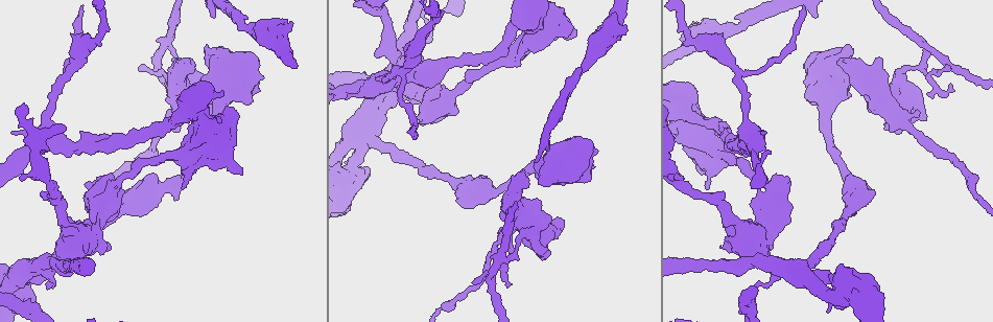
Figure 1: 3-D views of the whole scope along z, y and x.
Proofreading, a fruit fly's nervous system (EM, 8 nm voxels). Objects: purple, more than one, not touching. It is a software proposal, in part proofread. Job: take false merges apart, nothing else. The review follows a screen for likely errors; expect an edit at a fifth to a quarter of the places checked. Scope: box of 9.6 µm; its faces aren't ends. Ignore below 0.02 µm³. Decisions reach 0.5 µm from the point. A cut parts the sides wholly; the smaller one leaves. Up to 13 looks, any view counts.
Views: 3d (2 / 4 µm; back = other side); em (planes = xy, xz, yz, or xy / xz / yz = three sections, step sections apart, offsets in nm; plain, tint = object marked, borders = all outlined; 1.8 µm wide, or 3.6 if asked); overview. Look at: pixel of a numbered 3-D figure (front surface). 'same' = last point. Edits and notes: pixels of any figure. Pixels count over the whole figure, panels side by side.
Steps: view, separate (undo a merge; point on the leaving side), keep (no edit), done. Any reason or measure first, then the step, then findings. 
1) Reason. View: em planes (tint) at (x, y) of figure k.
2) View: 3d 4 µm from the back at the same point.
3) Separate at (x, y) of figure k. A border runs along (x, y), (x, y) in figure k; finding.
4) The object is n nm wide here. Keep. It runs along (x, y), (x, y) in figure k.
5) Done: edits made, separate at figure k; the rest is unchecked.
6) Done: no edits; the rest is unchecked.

Narrows sharply. View: em planes (tint) at (577, 77) of figure 1.

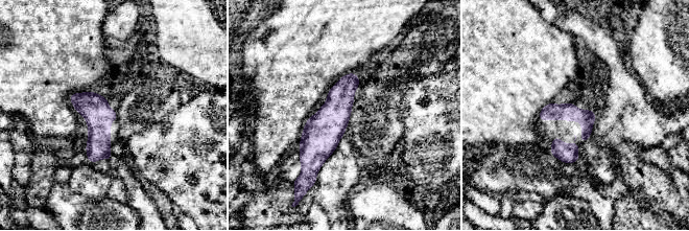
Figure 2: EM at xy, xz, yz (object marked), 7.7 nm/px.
Keep. It runs along (353, 75), (321, 135), (312, 167) in figure 2; continuous, no second neuron.

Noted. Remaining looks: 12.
Thick turns thin. View: 3d 4 µm at (693, 48) of figure 1.

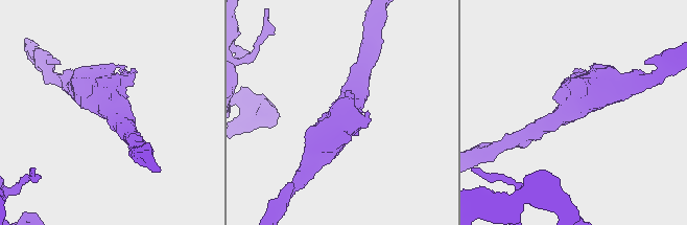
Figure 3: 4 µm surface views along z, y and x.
View: em 3.6 µm xy step 8 (borders) at (343, 109) of figure 3.

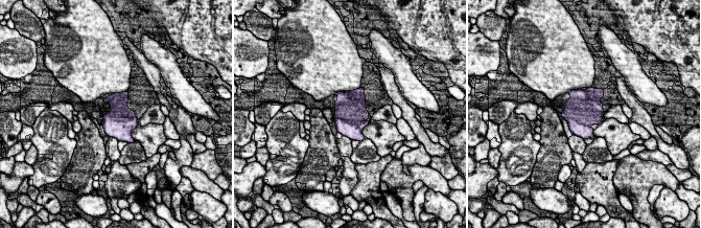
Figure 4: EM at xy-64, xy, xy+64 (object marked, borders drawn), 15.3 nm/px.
Cut it another way. View: em 3.6 µm planes (borders) at the same point.

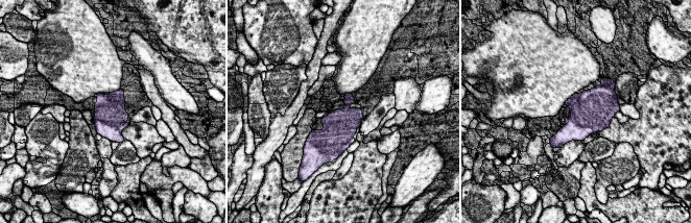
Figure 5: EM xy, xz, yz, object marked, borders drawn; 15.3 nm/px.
Keep. One neuron here.

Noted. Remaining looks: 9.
Three arms meet. View: em 3.6 µm planes (tint) at (691, 118) of figure 1.

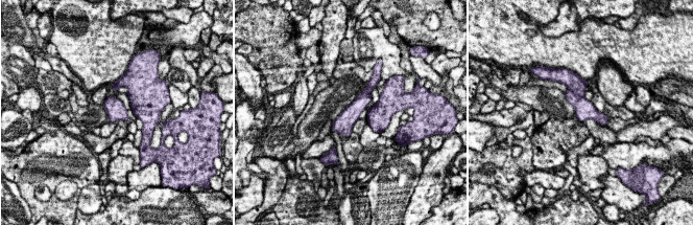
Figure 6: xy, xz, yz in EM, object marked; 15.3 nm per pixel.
Keep. It runs along (381, 112), (357, 108), (335, 128) in figure 6; continuous, no second neuron.

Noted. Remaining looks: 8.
Touches itself. View: 3d 4 µm at (756, 263) of figure 1.

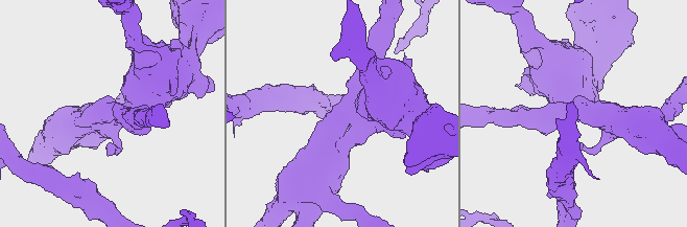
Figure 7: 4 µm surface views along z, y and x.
3 arms meet here; the arms are 400, 480, 700 nm wide; need the tissue. View: em xz step 16 (tint) at (350, 111) of figure 7.

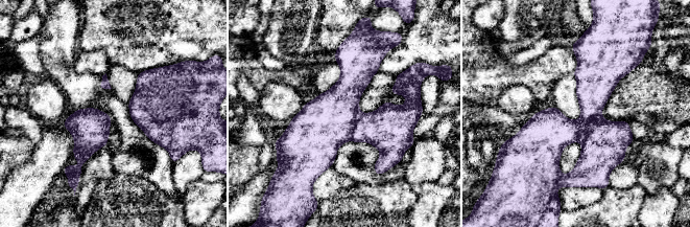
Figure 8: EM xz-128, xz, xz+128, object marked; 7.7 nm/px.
View: em planes (tint) at the same point.

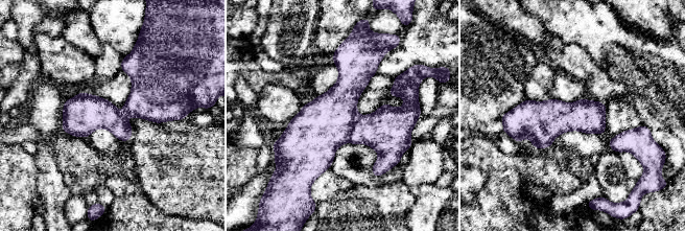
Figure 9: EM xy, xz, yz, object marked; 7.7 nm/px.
Separate at (324, 124) of figure 9. A border runs along (358, 116), (347, 141) in figure 9; a second neuron is stuck on.

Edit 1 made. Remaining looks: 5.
View: overview.

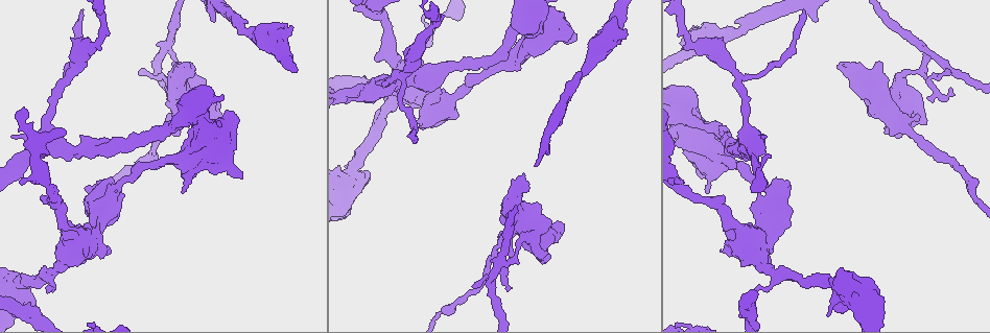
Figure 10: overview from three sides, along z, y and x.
Branch point. View: em planes (borders) at (170, 52) of figure 10.

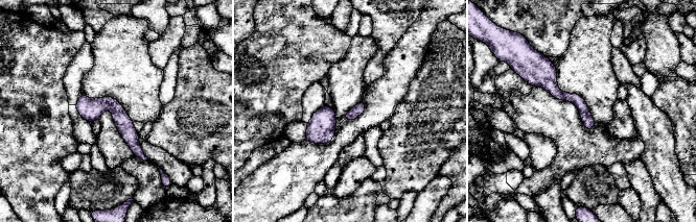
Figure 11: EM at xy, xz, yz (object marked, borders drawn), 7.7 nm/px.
Keep. All the same neuron.

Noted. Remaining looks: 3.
Done: edits made, separate at figure 9; the rest is unchecked.

